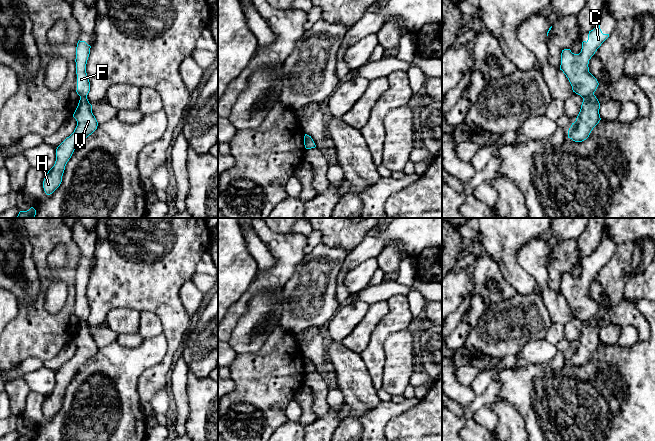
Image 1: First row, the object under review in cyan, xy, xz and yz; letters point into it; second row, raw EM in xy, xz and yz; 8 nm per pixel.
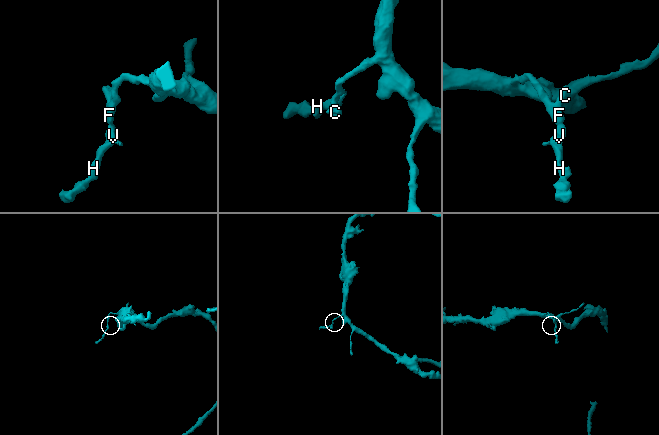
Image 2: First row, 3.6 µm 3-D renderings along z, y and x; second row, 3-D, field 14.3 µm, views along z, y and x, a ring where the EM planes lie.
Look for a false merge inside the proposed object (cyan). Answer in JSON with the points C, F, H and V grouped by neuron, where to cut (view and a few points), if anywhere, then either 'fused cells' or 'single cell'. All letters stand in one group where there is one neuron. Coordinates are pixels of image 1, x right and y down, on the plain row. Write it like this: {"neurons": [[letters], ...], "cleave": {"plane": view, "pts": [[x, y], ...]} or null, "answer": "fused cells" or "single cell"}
{"neurons": [["C", "F"], ["H", "V"]], "cleave": {"plane": "yz", "pts": [[593, 317], [583, 322]]}, "answer": "fused cells"}

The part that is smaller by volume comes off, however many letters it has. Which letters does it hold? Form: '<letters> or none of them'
H, V

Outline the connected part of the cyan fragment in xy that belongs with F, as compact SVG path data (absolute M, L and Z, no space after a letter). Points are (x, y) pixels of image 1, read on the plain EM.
M78 265L76 271L76 298L77 298L77 318L80 321L87 321L90 315L90 306L86 297L86 288L90 278L91 270L85 265Z

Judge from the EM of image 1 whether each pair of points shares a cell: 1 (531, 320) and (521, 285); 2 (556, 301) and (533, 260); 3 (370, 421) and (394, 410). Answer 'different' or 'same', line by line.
1: different
2: same
3: same

